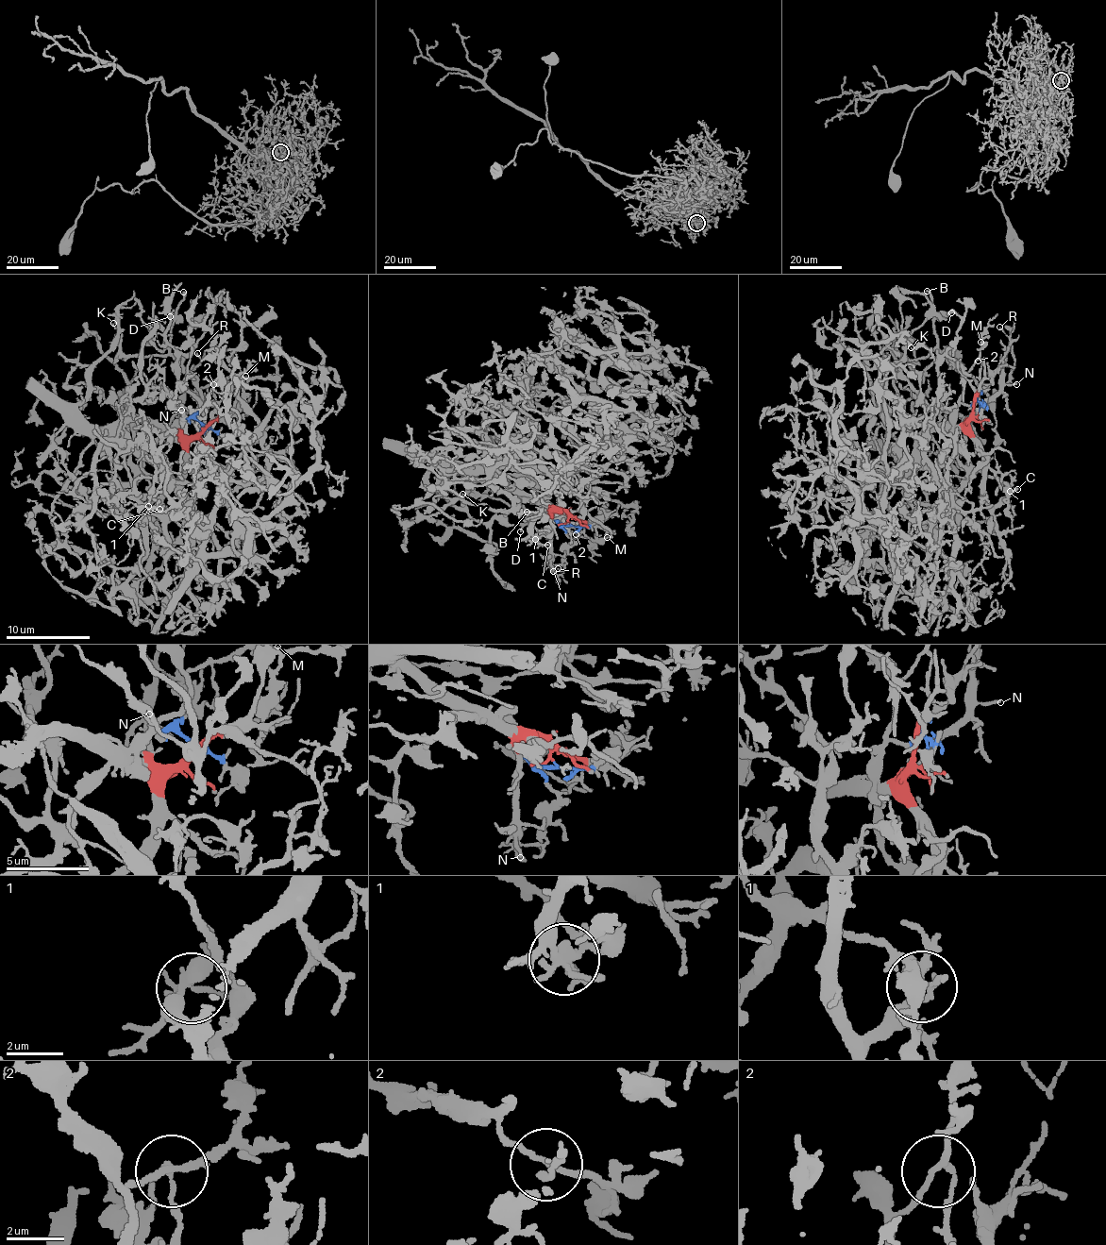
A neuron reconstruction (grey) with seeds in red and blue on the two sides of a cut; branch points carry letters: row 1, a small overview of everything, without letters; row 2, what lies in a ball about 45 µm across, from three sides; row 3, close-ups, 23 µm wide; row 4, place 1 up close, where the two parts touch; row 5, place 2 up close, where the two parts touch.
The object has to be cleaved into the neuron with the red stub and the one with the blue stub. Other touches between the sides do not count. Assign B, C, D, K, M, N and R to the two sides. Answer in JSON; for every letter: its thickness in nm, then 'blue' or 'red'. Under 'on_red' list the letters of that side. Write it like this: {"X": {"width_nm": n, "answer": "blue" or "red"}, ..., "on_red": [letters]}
{"B": {"width_nm": 240, "answer": "blue"}, "C": {"width_nm": 160, "answer": "red"}, "D": {"width_nm": 180, "answer": "blue"}, "K": {"width_nm": 150, "answer": "blue"}, "M": {"width_nm": 300, "answer": "blue"}, "N": {"width_nm": 180, "answer": "red"}, "R": {"width_nm": 140, "answer": "red"}, "on_red": ["C", "N", "R"]}

